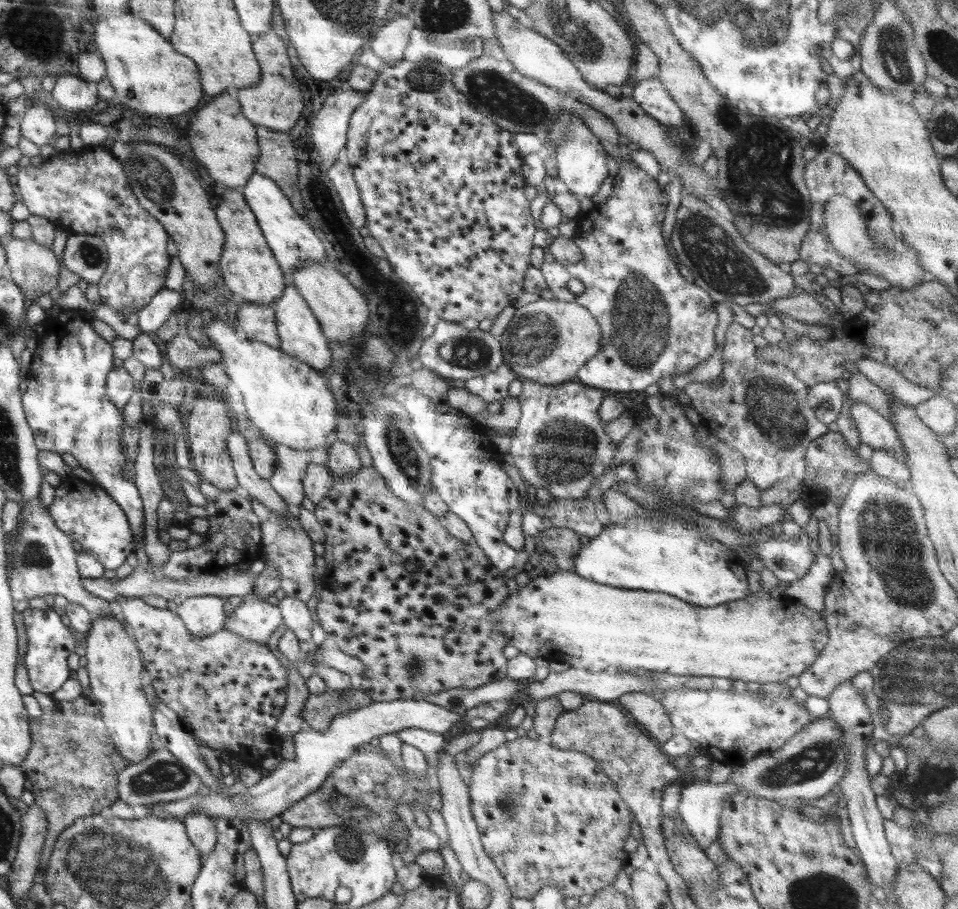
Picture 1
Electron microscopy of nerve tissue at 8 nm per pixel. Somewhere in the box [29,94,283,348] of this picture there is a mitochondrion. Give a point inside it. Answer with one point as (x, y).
(153, 177)

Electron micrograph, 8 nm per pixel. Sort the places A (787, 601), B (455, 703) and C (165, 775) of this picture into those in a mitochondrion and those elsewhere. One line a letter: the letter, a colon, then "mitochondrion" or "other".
A: other
B: other
C: mitochondrion

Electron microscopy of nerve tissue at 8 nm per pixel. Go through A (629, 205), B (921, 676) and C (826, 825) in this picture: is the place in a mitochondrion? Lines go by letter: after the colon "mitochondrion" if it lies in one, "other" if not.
A: other
B: mitochondrion
C: other

